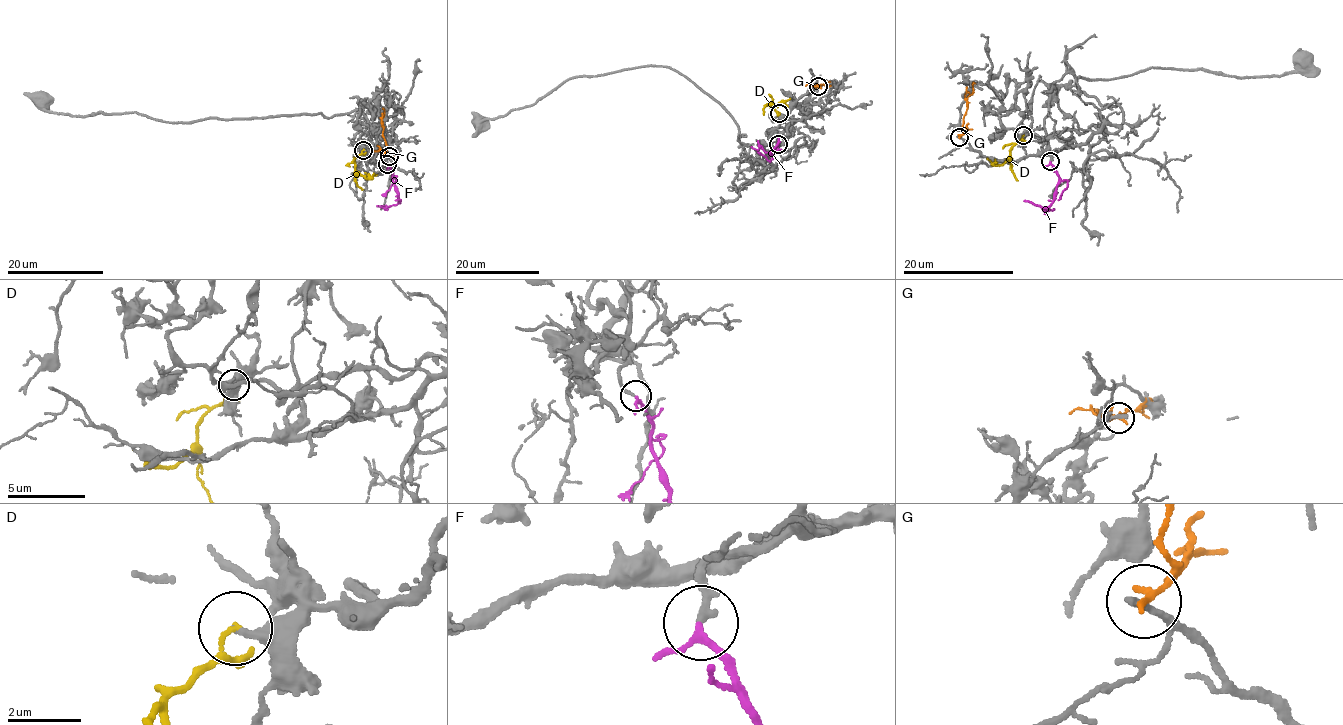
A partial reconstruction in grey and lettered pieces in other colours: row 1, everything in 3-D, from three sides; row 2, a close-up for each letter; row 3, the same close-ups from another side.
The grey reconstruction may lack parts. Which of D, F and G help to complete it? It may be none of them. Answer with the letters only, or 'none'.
F

